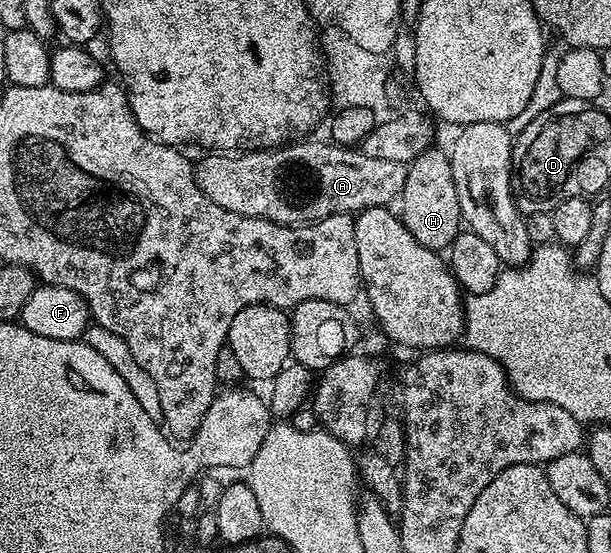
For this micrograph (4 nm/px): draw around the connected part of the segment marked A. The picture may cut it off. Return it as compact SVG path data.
M304 140L275 149L257 149L239 154L207 153L203 155L206 157L202 161L195 163L194 181L206 197L226 210L232 210L241 216L260 217L276 224L291 226L322 220L334 213L353 215L364 209L387 207L400 196L405 184L407 165L371 158L358 148L345 148L327 141L312 141Z

